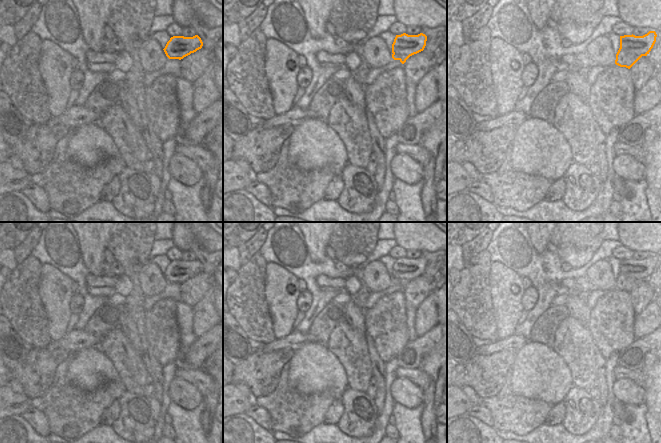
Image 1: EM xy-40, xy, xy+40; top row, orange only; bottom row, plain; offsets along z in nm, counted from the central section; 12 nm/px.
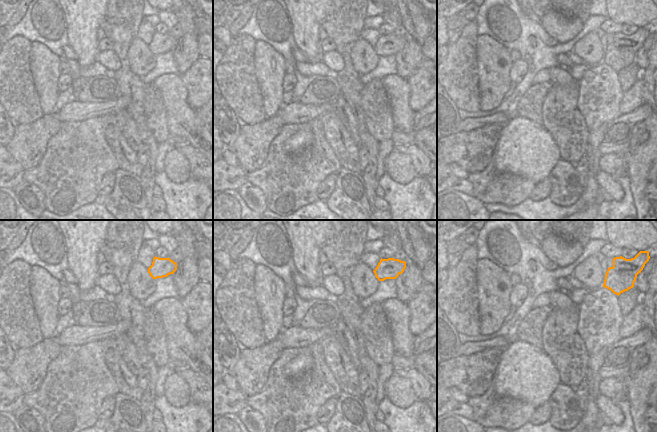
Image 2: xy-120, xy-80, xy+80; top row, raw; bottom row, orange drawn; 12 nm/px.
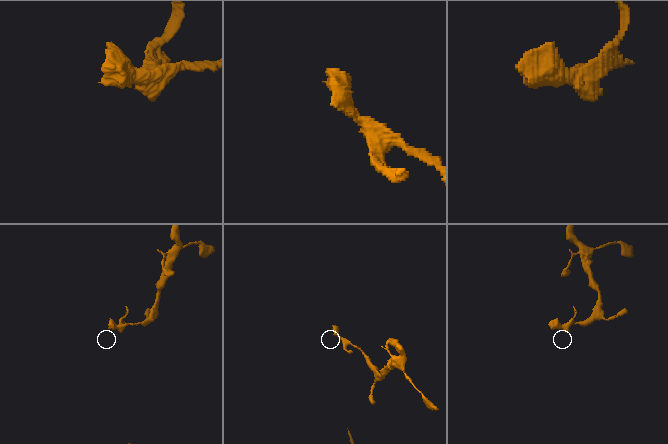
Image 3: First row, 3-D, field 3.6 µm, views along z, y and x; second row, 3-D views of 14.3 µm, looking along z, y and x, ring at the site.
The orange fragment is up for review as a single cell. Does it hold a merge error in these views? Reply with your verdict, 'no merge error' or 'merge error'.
merge error

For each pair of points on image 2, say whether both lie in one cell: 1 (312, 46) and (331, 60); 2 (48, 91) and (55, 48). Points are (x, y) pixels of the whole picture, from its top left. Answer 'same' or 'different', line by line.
1: different
2: different

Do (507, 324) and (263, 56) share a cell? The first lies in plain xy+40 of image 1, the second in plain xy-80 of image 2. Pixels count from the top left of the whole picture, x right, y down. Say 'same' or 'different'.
same

